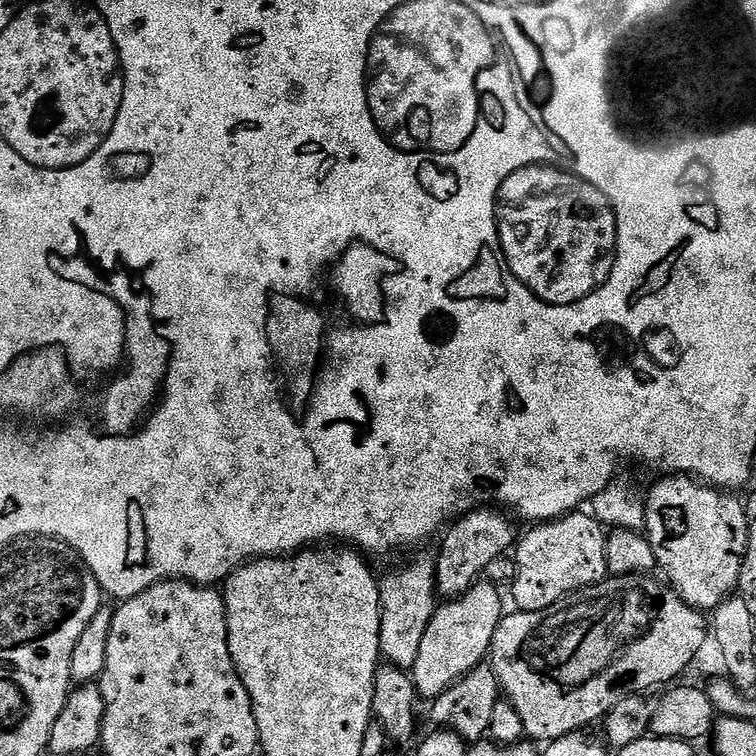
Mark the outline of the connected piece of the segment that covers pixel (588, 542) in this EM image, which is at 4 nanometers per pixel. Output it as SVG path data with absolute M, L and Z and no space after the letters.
M584 510L569 512L558 520L537 523L515 545L516 581L512 600L521 612L540 612L561 598L571 597L599 584L609 575L606 566L606 528Z

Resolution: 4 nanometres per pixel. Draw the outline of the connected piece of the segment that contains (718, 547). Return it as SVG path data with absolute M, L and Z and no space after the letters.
M668 474L660 480L648 492L648 498L643 501L645 512L645 524L643 531L646 533L650 546L656 555L656 563L659 571L668 575L667 583L671 585L677 596L681 596L691 608L698 608L701 612L708 614L715 610L721 603L727 600L737 591L740 582L740 571L742 570L742 562L744 555L748 549L748 514L743 503L740 504L735 500L735 495L729 494L727 491L721 490L715 486L709 486L704 482L697 482L695 479L689 478L684 474Z

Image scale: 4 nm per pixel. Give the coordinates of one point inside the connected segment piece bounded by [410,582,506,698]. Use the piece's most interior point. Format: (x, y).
(459, 638)

